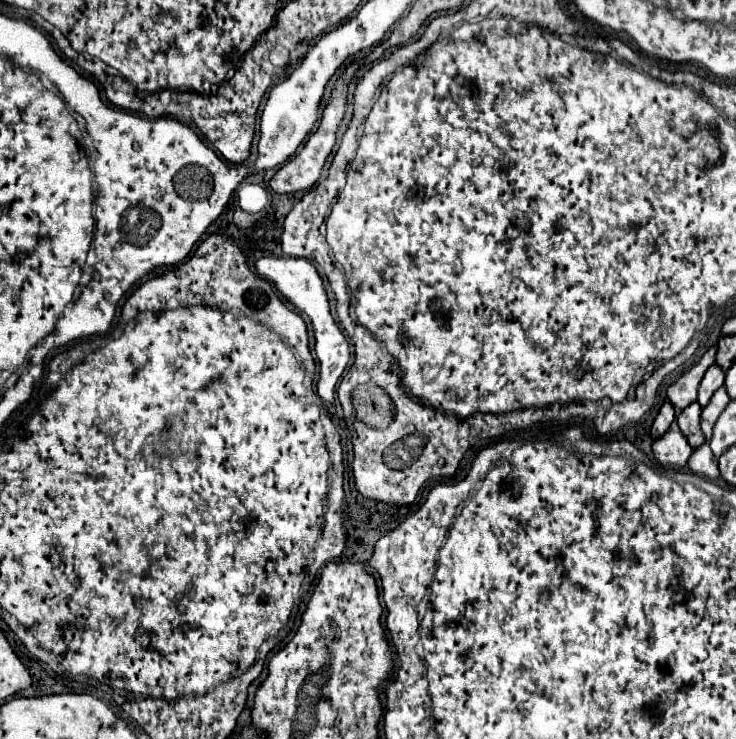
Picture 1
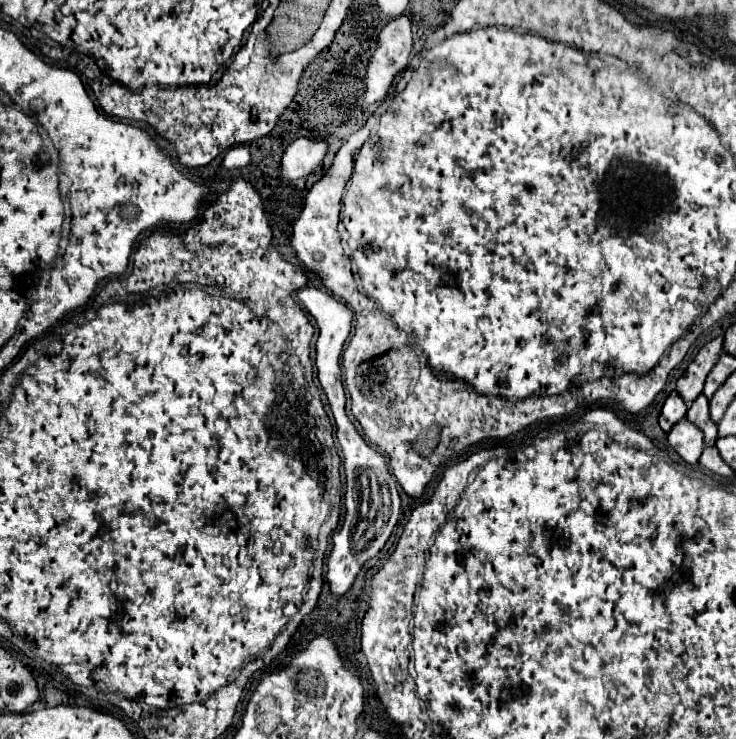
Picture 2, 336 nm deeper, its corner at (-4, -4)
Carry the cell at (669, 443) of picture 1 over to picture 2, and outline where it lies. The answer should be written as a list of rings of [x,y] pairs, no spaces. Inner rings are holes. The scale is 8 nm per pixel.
[[[682,419],[672,427],[672,431],[668,433],[668,443],[686,463],[692,463],[692,465],[698,463],[704,451],[702,431],[696,429],[688,419]]]

